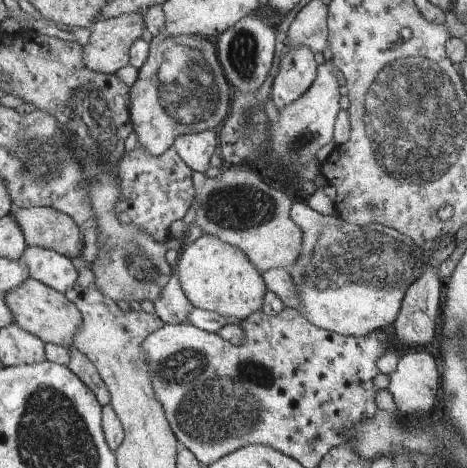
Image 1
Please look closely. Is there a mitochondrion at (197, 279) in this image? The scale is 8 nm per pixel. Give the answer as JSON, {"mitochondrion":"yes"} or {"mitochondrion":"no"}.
{"mitochondrion":"no"}

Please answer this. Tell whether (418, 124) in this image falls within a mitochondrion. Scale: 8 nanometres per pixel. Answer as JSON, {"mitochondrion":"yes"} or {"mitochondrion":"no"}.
{"mitochondrion":"yes"}

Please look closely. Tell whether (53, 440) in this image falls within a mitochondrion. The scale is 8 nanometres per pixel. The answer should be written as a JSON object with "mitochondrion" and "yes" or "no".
{"mitochondrion":"yes"}

